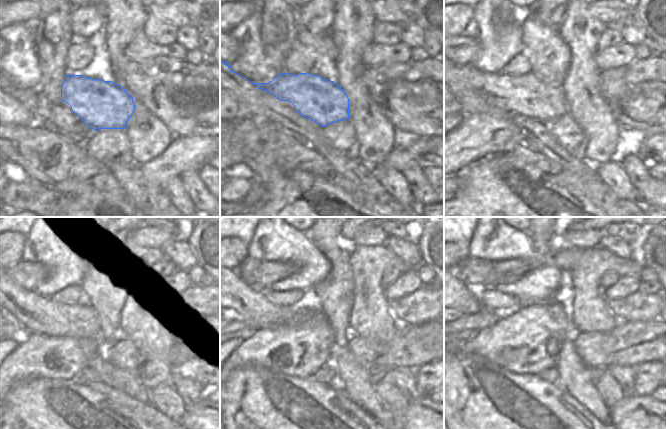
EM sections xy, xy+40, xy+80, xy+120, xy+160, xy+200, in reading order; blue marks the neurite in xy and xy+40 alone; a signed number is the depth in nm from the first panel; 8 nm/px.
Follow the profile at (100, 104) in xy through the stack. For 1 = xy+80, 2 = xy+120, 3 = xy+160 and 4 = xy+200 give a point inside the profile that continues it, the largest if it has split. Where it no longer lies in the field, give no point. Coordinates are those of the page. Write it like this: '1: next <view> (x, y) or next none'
1: next xy+80 (536, 99)
2: next xy+120 (85, 323)
3: next xy+160 (240, 300)
4: next xy+200 (464, 302)

